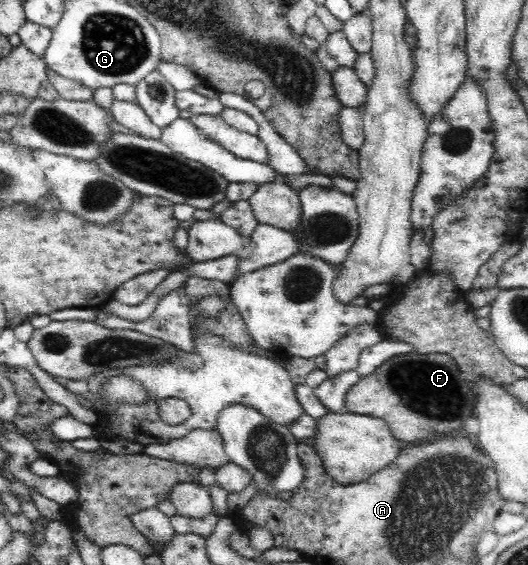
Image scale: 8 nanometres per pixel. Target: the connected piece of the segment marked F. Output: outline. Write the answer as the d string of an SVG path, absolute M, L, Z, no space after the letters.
M415 351L395 355L387 359L375 373L360 379L352 387L352 393L347 393L347 411L354 411L357 415L373 415L385 419L391 428L391 433L401 442L408 445L422 443L449 435L449 429L457 429L463 419L474 416L477 396L469 387L469 381L461 377L458 363L447 354L418 354Z

